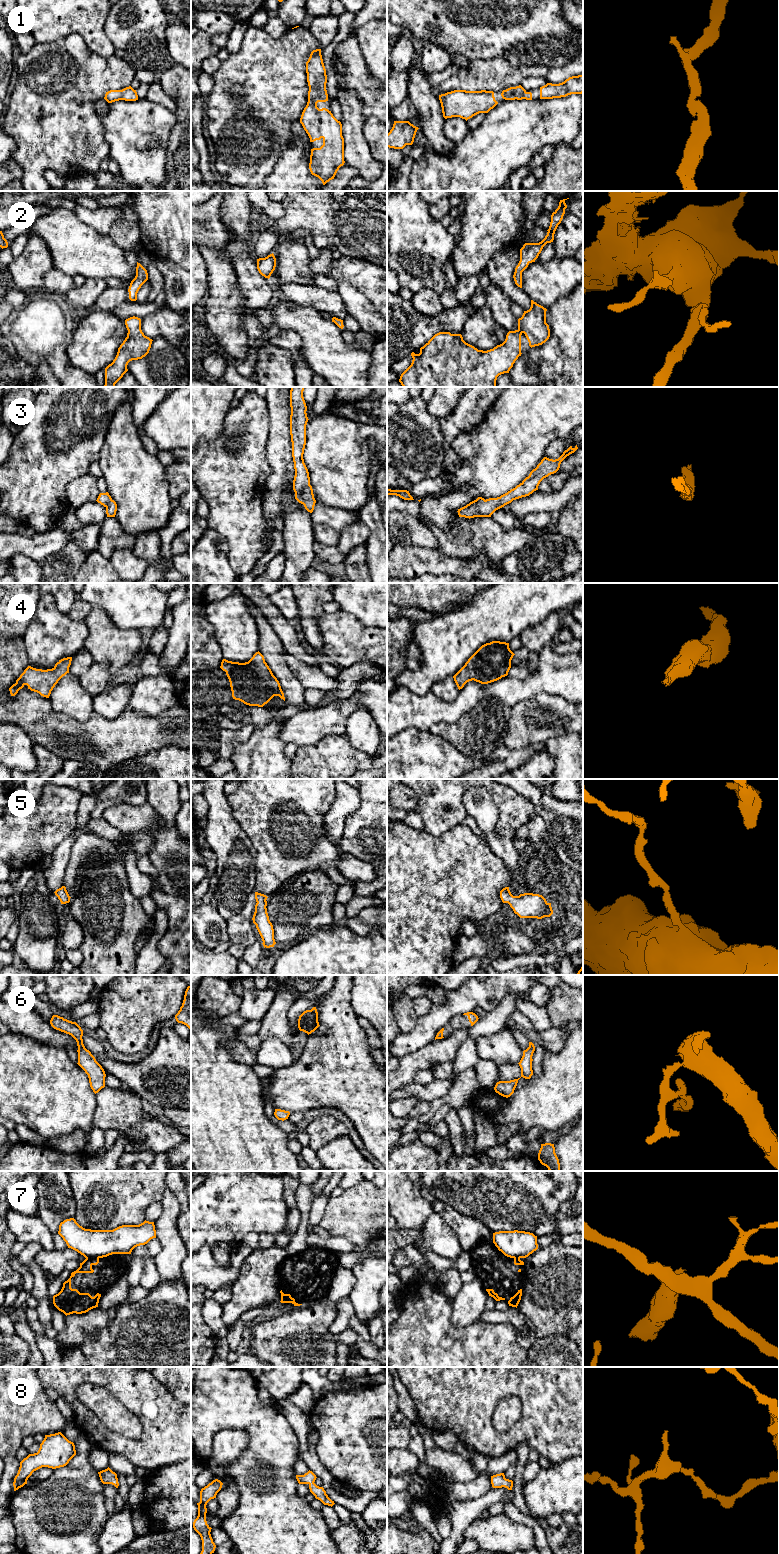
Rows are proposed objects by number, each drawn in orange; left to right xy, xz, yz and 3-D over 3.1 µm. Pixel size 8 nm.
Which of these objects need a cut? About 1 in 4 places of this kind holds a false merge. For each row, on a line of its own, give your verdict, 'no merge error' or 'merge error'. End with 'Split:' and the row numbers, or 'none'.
1: no merge error
2: no merge error
3: no merge error
4: no merge error
5: no merge error
6: no merge error
7: merge error
8: no merge error
Split: 7

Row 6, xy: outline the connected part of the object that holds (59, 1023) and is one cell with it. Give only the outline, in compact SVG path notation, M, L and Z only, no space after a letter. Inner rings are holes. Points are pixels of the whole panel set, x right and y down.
M58 1015L52 1016L50 1024L54 1029L69 1034L76 1040L78 1046L77 1064L88 1075L90 1087L93 1092L95 1094L98 1093L105 1087L106 1074L91 1052L85 1048L82 1039L83 1030L81 1027L76 1022L69 1021Z

